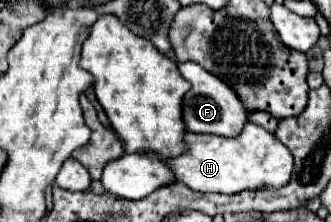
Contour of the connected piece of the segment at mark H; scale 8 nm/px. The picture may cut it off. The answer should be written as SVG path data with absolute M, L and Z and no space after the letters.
M247 123L239 137L225 139L217 135L185 135L187 151L179 157L167 159L175 177L201 193L223 193L233 195L241 191L257 189L281 189L289 183L293 171L291 151L269 131L255 123Z

